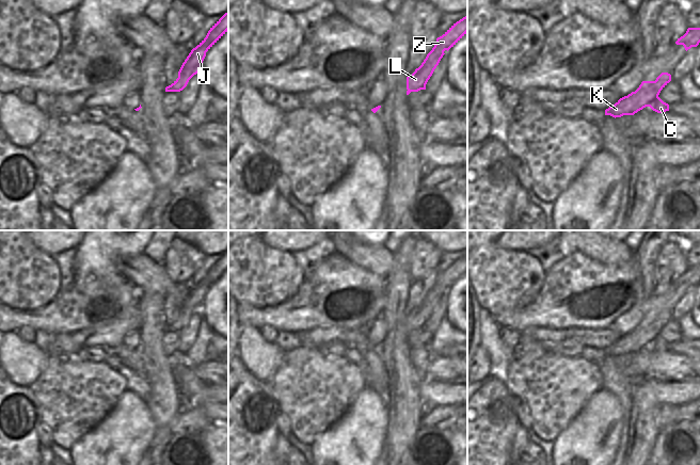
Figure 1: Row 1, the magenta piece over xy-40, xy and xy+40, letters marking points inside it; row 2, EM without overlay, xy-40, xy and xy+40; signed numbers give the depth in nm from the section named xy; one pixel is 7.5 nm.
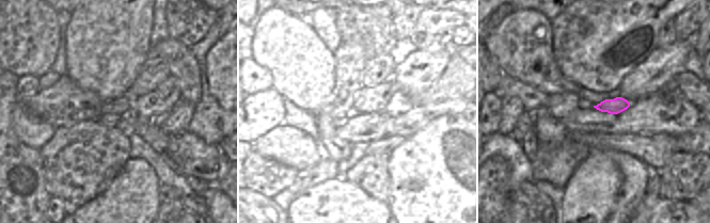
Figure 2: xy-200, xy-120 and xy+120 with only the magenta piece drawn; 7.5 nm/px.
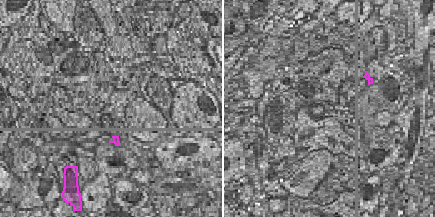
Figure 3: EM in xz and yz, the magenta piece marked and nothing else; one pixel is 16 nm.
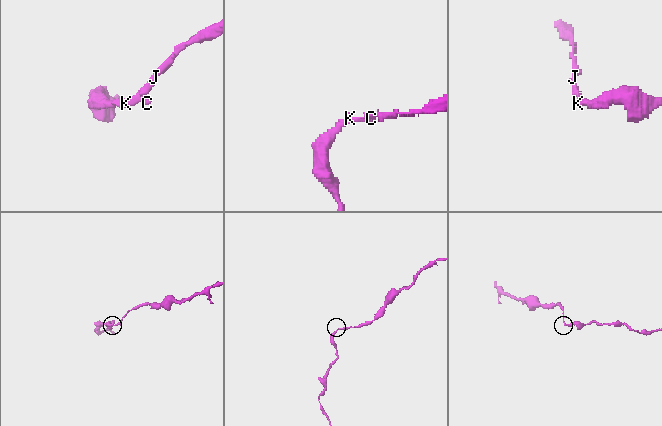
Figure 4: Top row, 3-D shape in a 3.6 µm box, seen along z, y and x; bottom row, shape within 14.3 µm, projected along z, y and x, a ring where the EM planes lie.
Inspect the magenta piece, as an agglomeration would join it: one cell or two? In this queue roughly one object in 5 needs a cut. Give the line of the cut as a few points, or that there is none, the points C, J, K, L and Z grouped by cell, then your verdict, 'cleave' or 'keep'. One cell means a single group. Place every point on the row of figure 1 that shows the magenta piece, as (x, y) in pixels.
no cut; C J K L Z; keep

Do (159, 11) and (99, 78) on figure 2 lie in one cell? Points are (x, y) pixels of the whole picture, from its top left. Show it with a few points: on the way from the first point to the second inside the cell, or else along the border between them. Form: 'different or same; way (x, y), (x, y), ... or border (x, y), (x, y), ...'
different; border (154, 11), (154, 25), (148, 42)

